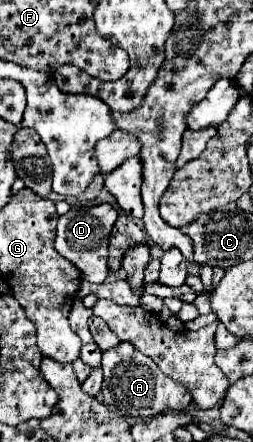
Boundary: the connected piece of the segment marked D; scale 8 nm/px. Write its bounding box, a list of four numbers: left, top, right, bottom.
[54,203,118,283]

